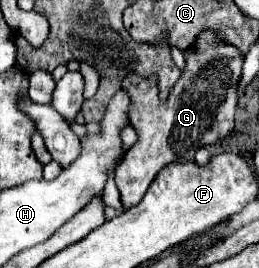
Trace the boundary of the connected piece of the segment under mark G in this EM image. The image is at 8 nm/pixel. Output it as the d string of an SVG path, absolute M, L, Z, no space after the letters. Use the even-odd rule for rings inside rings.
M205 29L199 33L195 45L185 51L185 67L165 101L159 99L157 75L143 79L141 75L131 73L123 79L121 85L127 87L131 99L135 99L131 125L137 131L137 143L127 151L127 159L115 169L115 183L121 191L125 209L143 199L147 187L167 163L189 163L199 147L219 143L233 131L241 67L243 53L237 47L223 43L213 29Z

